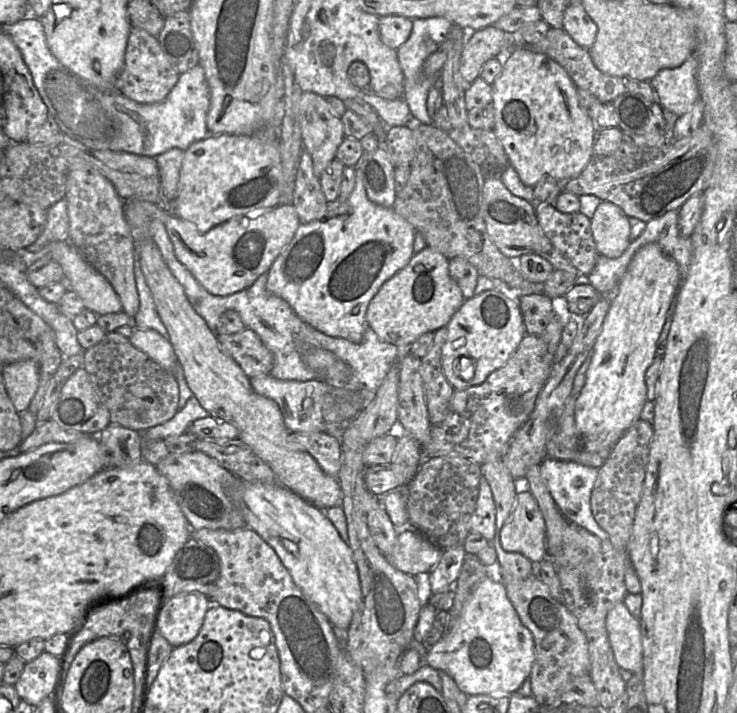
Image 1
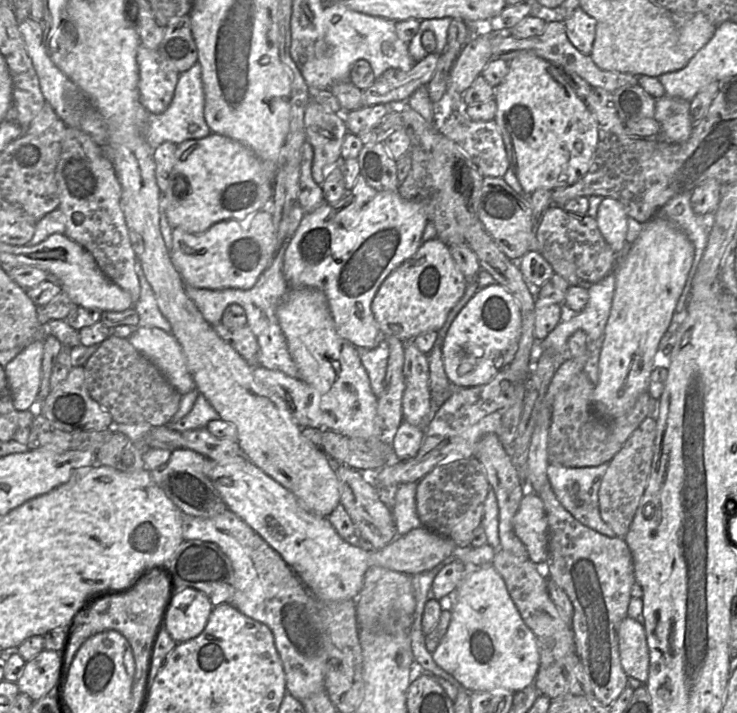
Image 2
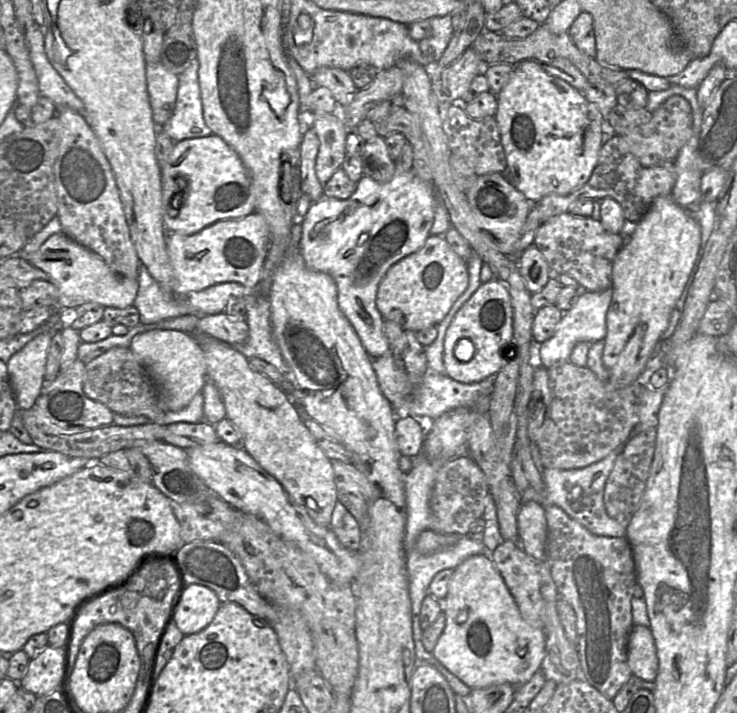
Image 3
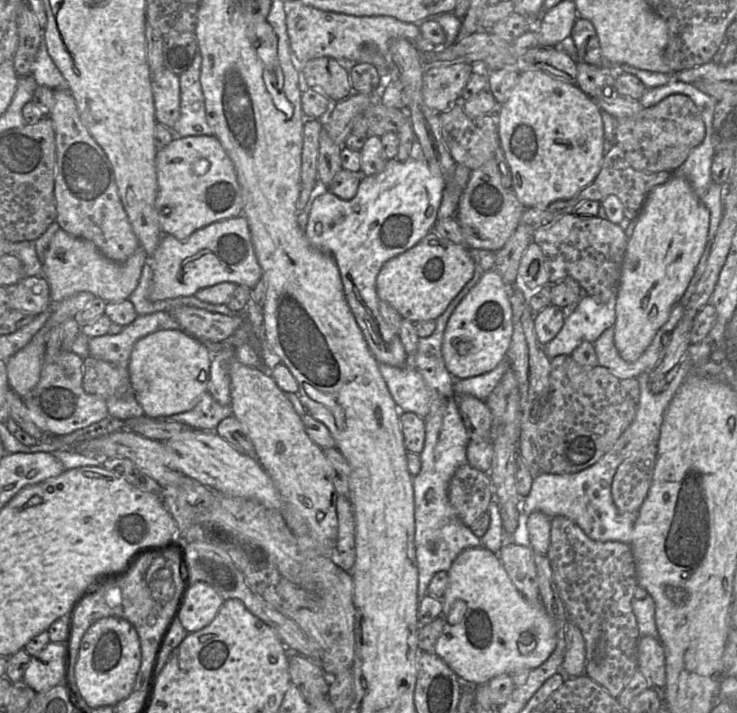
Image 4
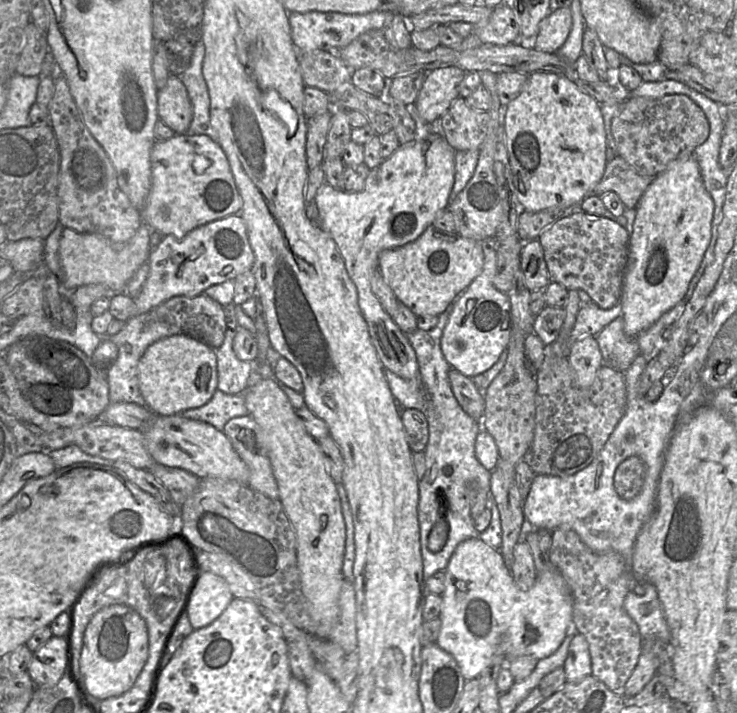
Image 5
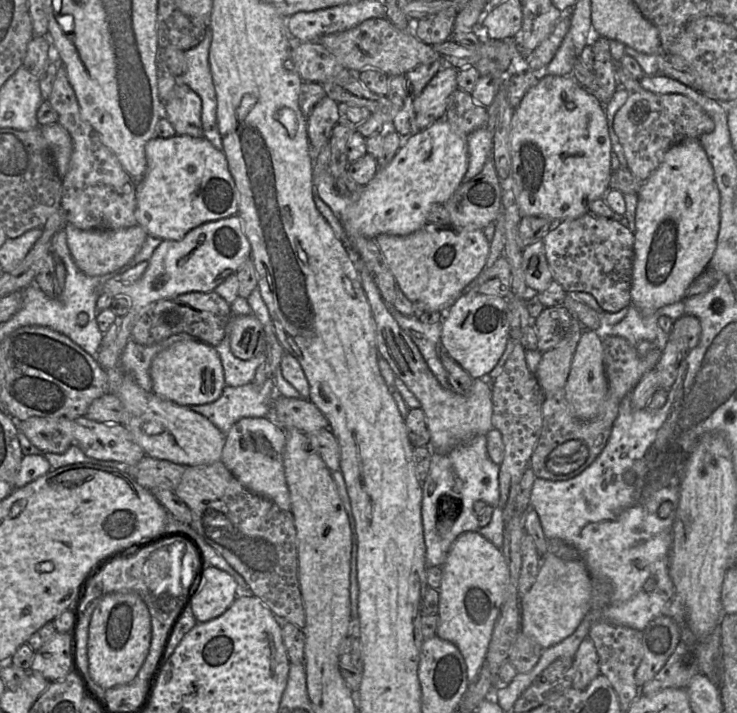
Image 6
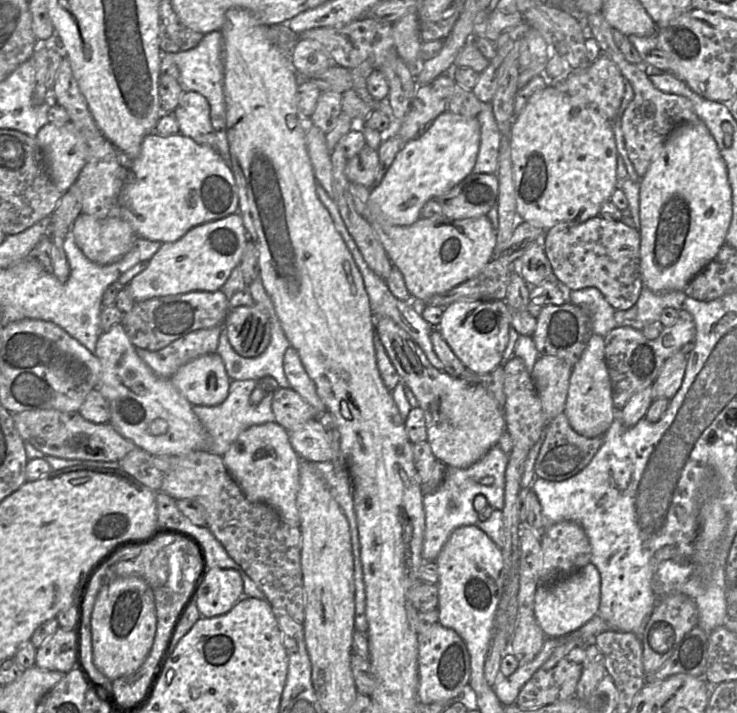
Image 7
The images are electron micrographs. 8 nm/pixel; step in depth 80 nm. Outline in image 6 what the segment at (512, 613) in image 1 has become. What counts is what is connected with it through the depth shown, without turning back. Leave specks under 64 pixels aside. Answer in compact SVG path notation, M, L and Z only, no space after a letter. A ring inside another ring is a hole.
M470 531L464 532L455 540L441 568L437 636L458 647L464 657L470 683L477 678L486 659L509 583L508 565L501 549L479 532ZM552 553L541 558L535 583L520 598L521 632L534 639L543 649L570 636L591 610L592 577L580 560L562 560Z

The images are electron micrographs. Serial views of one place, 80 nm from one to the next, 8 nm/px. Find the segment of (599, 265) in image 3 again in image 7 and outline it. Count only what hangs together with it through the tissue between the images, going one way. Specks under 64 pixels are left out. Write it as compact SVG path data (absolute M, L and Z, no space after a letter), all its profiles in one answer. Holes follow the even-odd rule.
M595 216L577 225L556 225L546 231L544 251L553 275L571 290L597 288L618 311L633 307L643 289L640 233L621 221Z

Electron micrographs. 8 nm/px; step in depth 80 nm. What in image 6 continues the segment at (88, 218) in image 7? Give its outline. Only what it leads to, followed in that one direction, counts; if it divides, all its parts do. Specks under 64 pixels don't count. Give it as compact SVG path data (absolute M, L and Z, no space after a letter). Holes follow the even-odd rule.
M68 223L65 226L65 232L74 263L79 270L89 276L103 276L120 272L131 262L148 236L139 225L117 230L81 230Z

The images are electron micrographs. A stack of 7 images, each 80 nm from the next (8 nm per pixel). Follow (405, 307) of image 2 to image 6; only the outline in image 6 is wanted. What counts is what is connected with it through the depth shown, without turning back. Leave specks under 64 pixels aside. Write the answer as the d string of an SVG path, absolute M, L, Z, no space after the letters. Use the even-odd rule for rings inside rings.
M430 222L409 235L380 234L375 240L397 287L412 303L415 316L426 311L447 311L482 272L490 250L484 229Z

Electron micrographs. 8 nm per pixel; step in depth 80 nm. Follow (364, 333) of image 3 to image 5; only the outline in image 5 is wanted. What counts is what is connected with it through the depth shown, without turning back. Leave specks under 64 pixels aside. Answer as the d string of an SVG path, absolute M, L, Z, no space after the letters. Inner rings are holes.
M439 122L437 126L435 131L432 127L421 127L416 139L400 145L389 158L369 172L359 192L347 193L324 182L314 197L320 227L335 241L347 273L357 288L358 305L381 364L398 376L421 384L415 350L375 295L373 276L383 250L416 240L433 224L437 213L449 206L455 180L456 151L439 131Z

